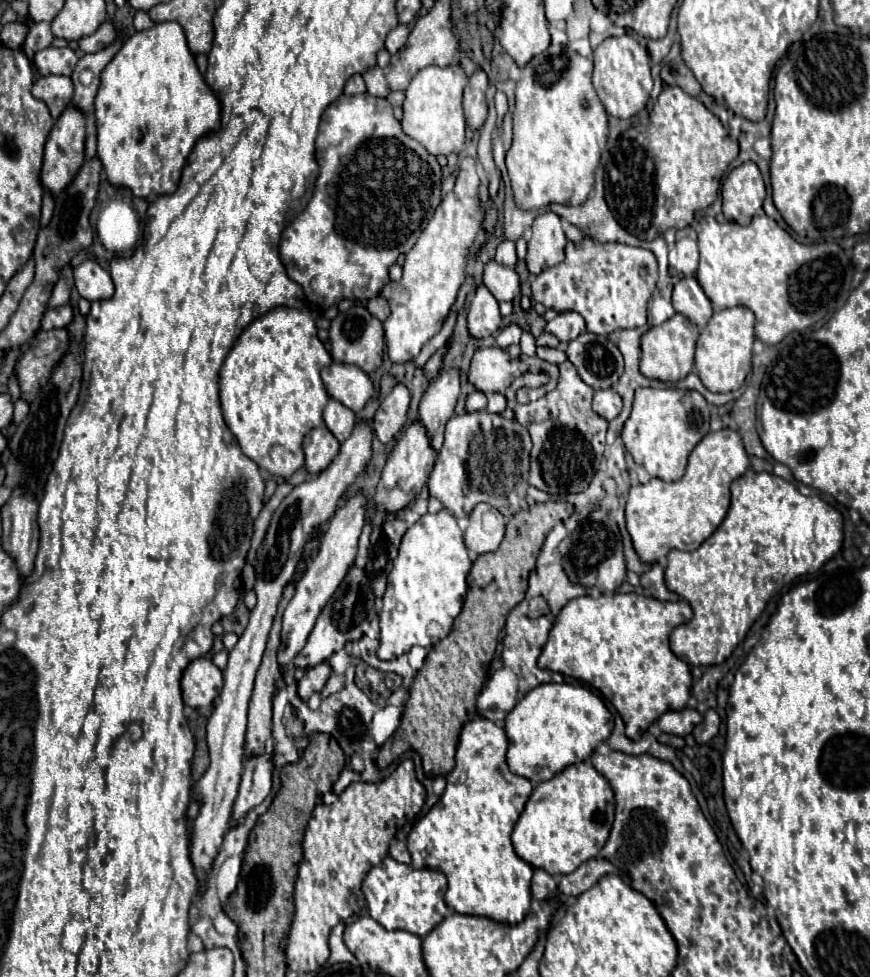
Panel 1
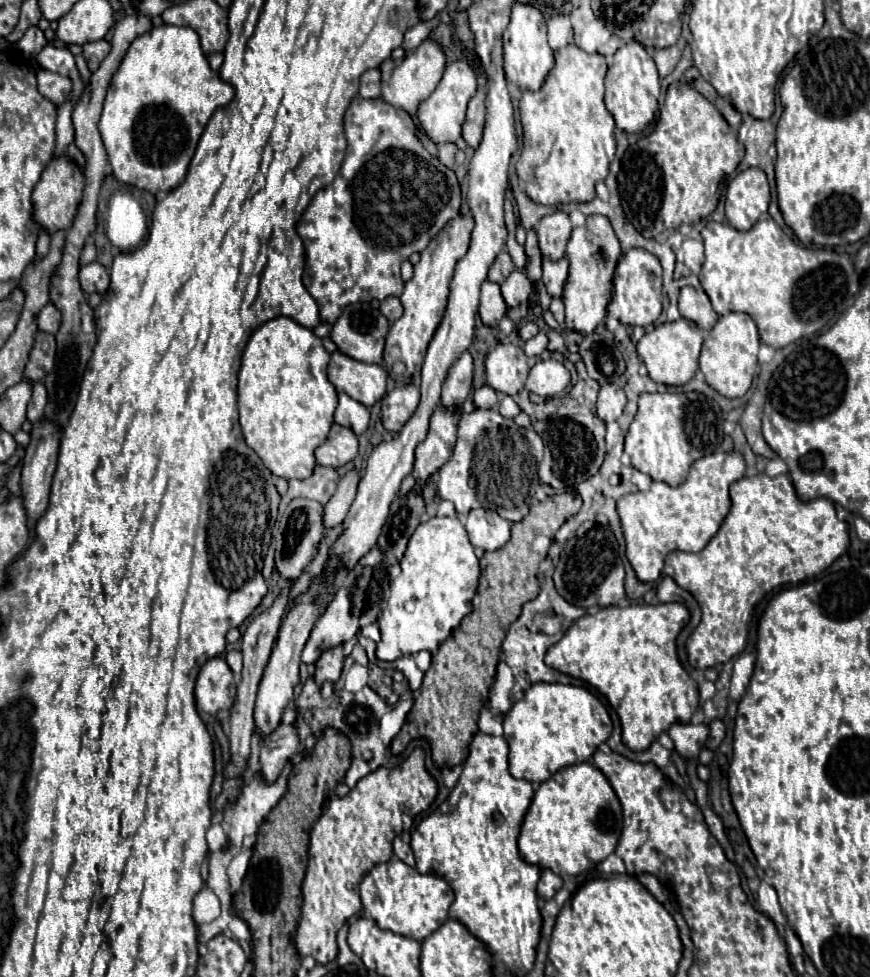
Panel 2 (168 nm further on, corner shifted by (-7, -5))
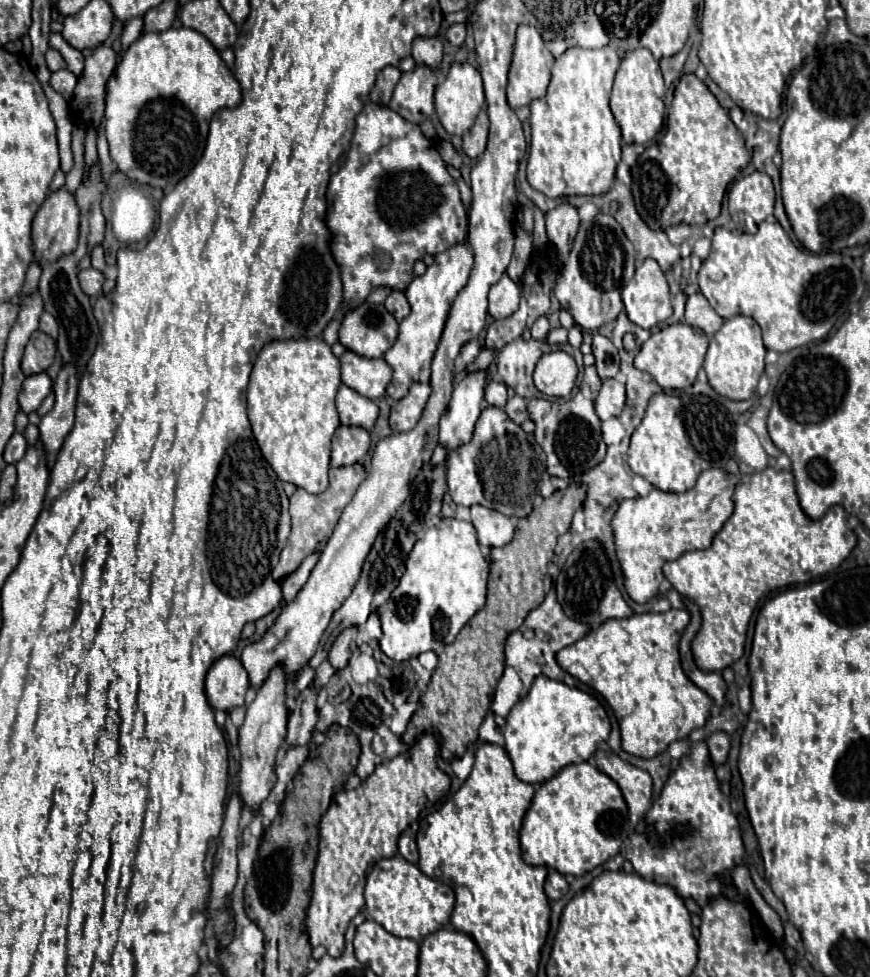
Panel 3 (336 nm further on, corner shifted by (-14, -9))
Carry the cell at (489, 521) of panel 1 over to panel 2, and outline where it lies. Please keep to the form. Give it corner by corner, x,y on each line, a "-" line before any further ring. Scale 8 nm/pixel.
477,508
467,516
467,532
473,546
483,550
497,550
509,540
511,524
497,512

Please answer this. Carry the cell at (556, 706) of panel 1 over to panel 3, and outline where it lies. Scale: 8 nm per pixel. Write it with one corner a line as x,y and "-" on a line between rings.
538,676
530,692
506,716
506,752
512,758
514,772
522,782
542,784
568,764
592,758
600,742
610,736
610,718
602,704
578,688
570,688
558,680

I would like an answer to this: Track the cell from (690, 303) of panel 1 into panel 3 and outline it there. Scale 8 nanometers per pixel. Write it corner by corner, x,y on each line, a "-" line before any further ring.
700,292
688,296
685,303
684,319
686,324
704,330
710,338
718,332
718,328
720,328
722,322
724,322
724,320
712,310
712,306
708,304
708,300
706,300

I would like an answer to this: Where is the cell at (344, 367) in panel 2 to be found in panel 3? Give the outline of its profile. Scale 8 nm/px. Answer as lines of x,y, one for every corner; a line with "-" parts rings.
346,350
340,356
342,366
342,382
362,396
370,400
380,400
386,396
386,386
392,378
392,368
386,364
386,360
370,360
364,356
358,356
356,352

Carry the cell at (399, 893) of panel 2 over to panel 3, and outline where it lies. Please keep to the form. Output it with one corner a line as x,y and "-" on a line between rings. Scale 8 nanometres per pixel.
402,856
384,858
374,864
366,880
366,912
390,934
410,938
418,944
428,936
446,928
454,910
454,890
434,878
428,878
418,866
406,862

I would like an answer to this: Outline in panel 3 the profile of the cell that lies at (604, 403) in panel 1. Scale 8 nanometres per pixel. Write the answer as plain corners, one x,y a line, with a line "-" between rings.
604,380
602,390
594,404
600,420
610,420
614,416
620,416
624,406
626,406
626,386
620,380

